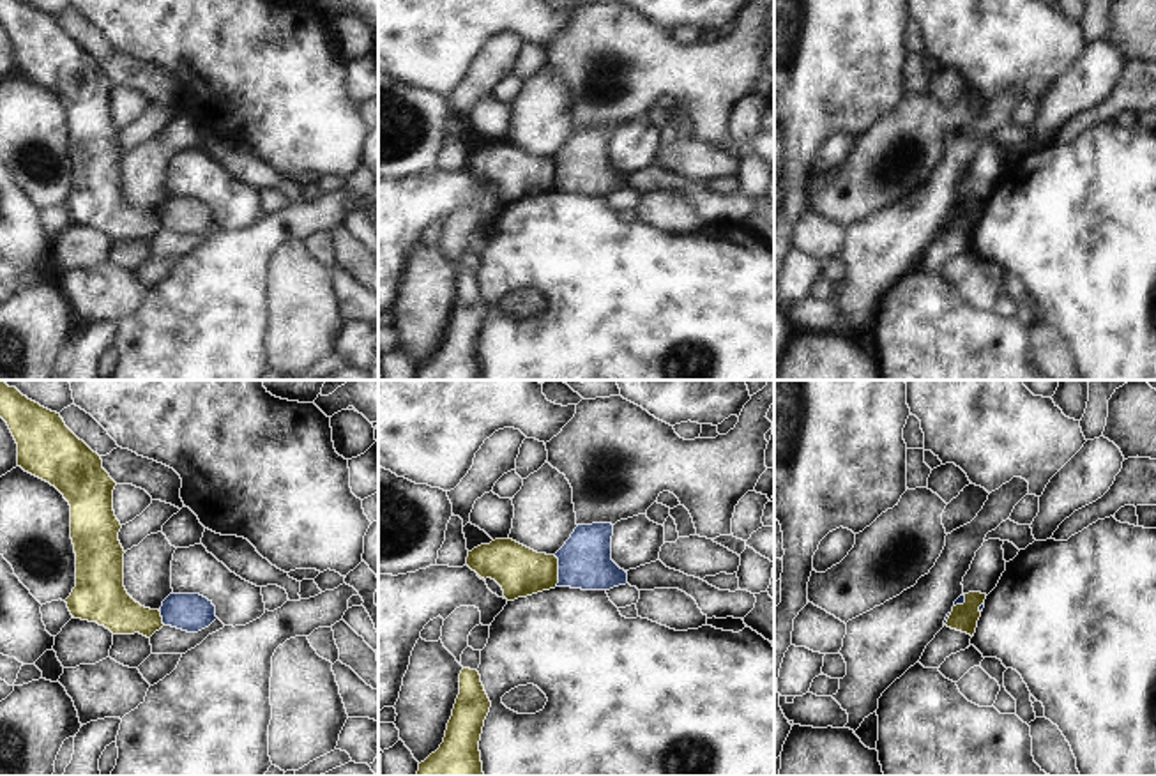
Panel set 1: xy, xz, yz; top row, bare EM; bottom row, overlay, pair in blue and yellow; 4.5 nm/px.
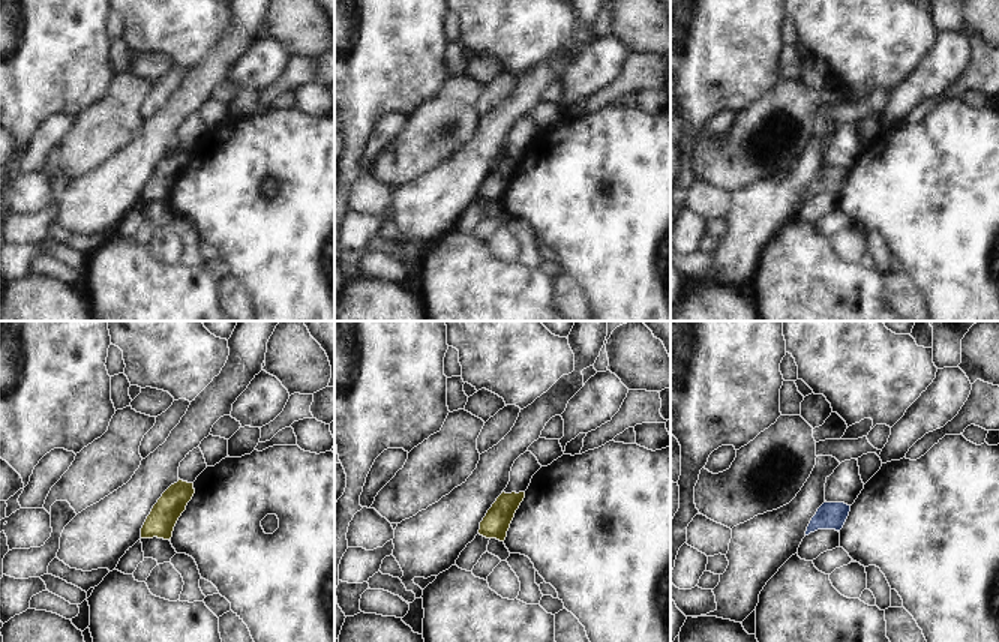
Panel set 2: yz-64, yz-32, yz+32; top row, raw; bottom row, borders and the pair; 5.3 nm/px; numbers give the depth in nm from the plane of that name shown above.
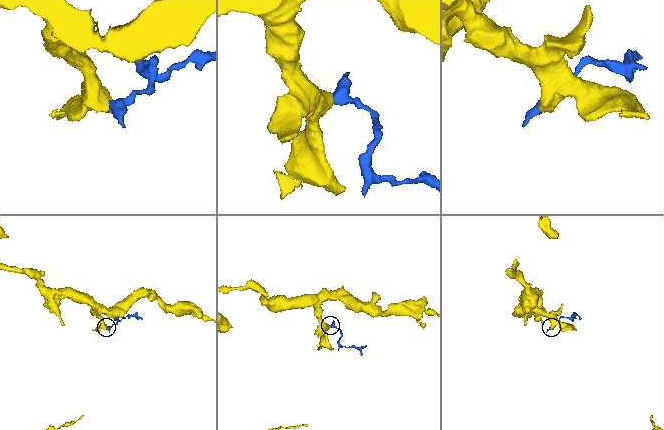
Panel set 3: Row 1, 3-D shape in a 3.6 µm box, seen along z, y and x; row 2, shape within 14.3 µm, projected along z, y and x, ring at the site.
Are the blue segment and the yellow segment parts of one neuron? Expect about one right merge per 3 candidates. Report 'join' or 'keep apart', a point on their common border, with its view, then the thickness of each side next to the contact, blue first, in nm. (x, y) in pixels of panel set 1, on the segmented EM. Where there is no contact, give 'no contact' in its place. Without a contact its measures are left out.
keep apart | xz (559, 571) | 240/220 nm

